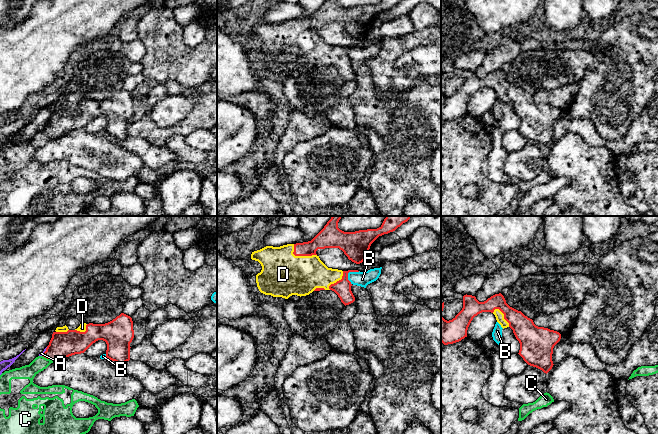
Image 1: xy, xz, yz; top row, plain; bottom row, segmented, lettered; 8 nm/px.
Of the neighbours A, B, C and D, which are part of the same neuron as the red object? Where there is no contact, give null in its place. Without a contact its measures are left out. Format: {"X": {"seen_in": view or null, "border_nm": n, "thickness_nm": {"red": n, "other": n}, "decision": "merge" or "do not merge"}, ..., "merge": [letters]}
{"A": {"seen_in": "xy", "border_nm": 90, "thickness_nm": {"red": 200, "other": 20}, "decision": "do not merge"}, "B": {"seen_in": "xz", "border_nm": 130, "thickness_nm": {"red": 140, "other": 120}, "decision": "do not merge"}, "C": {"seen_in": "xy", "border_nm": 130, "thickness_nm": {"red": 200, "other": 120}, "decision": "do not merge"}, "D": {"seen_in": "xz", "border_nm": 220, "thickness_nm": {"red": 160, "other": 360}, "decision": "merge"}, "merge": ["D"]}

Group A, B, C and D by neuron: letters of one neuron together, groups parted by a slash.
A / B / C / D

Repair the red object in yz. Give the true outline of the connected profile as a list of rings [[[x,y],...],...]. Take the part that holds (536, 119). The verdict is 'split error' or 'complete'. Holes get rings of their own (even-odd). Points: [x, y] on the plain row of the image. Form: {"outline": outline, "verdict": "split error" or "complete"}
{"outline": [[[501,69],[484,78],[479,78],[475,72],[464,71],[462,86],[449,97],[442,93],[443,84],[444,78],[441,79],[441,118],[444,121],[459,118],[467,113],[467,106],[473,94],[482,88],[491,88],[503,105],[510,103],[513,106],[520,119],[518,130],[528,141],[546,150],[552,145],[553,124],[560,117],[561,110],[536,102],[532,95],[510,83]]], "verdict": "split error"}

